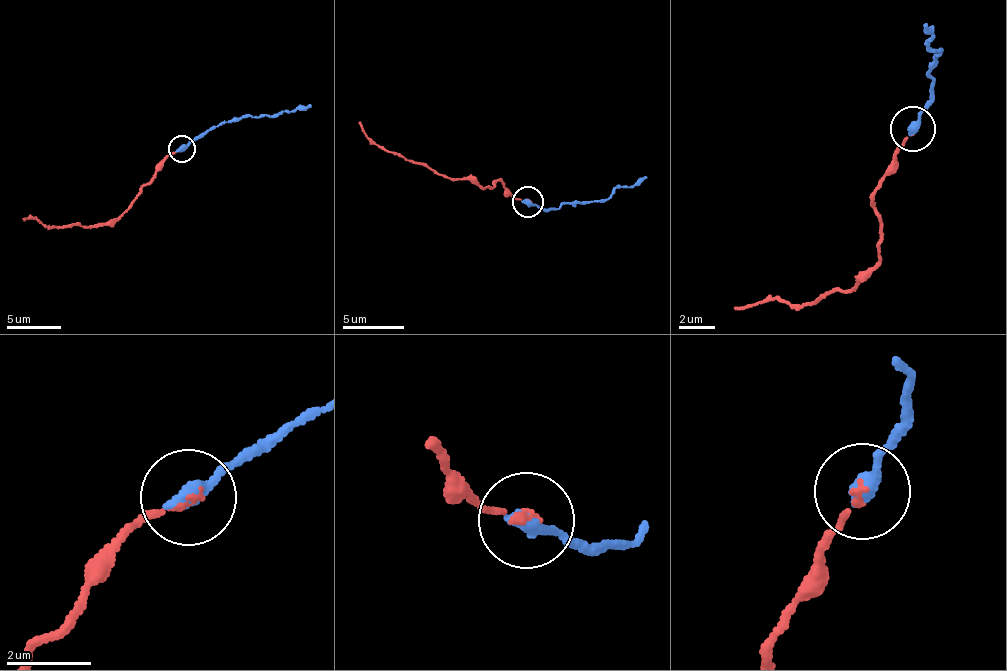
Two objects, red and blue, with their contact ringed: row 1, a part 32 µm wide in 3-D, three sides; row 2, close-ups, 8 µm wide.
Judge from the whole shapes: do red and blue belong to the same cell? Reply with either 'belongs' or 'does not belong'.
belongs

